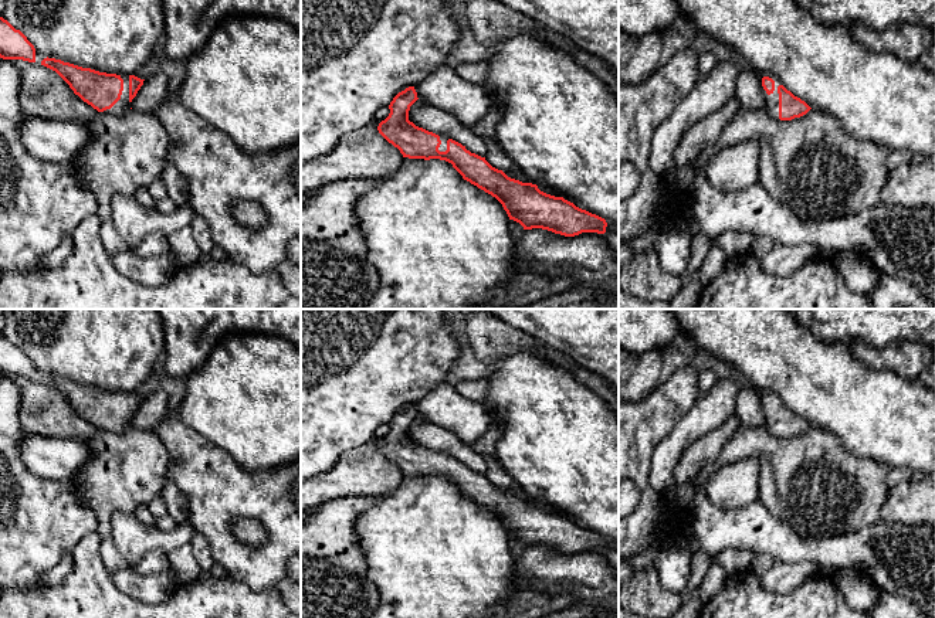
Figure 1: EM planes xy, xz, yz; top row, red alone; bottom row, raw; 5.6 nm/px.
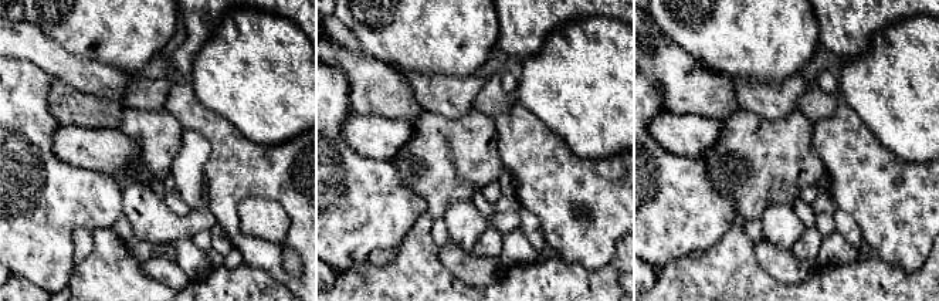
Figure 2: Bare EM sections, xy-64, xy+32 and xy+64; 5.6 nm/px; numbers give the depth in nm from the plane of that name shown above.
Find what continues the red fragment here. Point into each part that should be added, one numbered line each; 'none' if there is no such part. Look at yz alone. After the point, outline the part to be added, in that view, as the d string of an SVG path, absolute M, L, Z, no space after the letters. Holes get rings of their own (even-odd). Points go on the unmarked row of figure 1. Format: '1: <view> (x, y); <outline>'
1: yz (771, 418); M762 393L763 394L769 394L775 398L775 408L768 412L766 408L763 407L763 411L765 411L765 427L766 429L772 434L772 435L776 435L779 437L779 411L778 411L778 404L782 403L782 400L773 394L773 393Z

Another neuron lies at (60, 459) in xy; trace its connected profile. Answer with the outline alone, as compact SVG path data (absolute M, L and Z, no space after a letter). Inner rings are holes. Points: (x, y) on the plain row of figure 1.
M26 434L20 441L20 459L40 478L70 482L91 461L91 449L70 438Z

